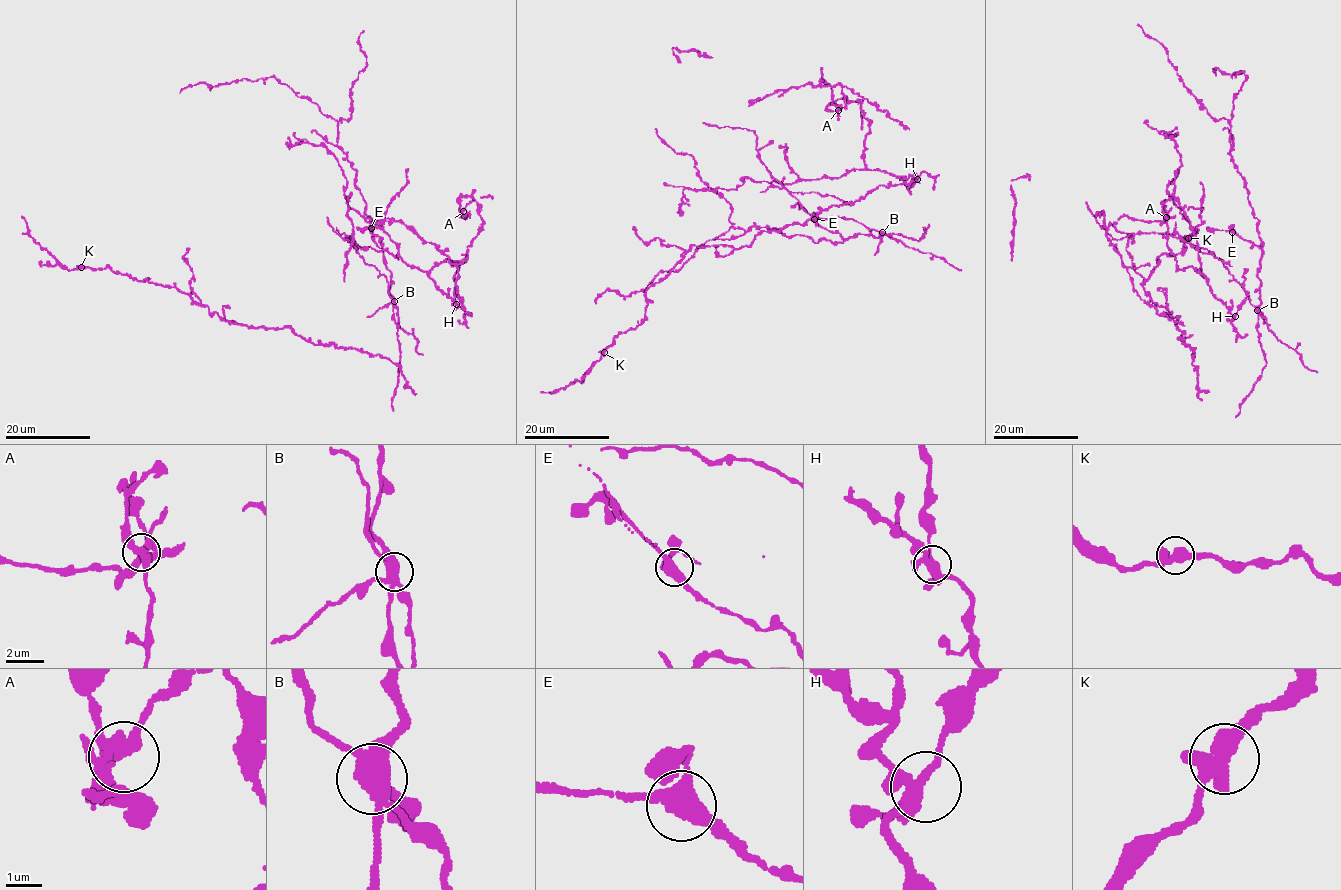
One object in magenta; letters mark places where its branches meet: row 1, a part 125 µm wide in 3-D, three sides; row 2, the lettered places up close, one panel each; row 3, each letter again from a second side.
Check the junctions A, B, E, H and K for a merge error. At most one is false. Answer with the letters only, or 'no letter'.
B

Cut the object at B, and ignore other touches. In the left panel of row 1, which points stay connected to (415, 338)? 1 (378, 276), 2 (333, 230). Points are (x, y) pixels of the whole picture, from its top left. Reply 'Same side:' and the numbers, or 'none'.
Same side: 1, 2

